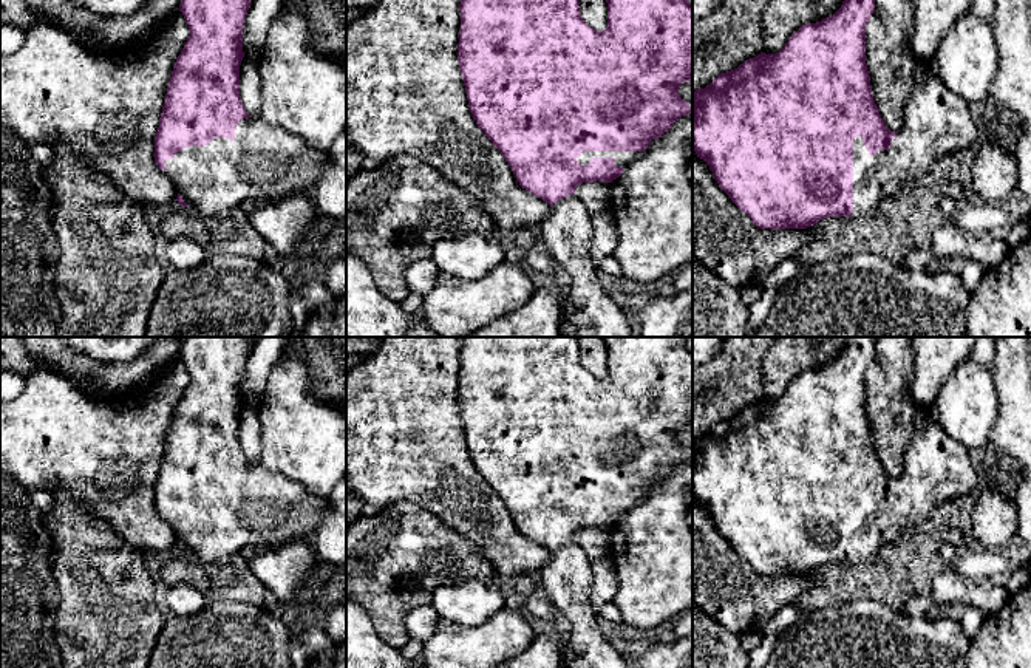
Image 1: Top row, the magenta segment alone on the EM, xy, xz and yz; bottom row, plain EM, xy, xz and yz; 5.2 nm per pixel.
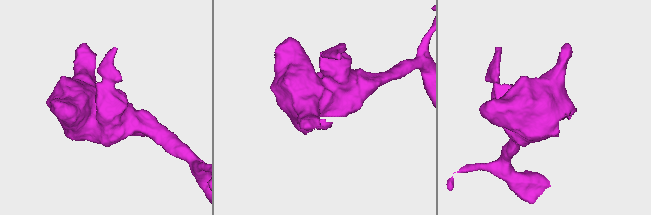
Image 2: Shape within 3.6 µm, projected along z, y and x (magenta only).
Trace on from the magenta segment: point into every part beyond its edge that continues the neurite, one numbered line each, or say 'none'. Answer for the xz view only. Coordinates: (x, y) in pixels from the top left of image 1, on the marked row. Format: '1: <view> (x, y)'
1: xz (622, 158)

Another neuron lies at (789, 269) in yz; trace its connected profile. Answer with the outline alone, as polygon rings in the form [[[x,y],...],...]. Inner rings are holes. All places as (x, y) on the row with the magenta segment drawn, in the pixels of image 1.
[[[791,257],[781,263],[770,275],[759,281],[762,289],[778,289],[791,281],[802,269],[802,263]]]

